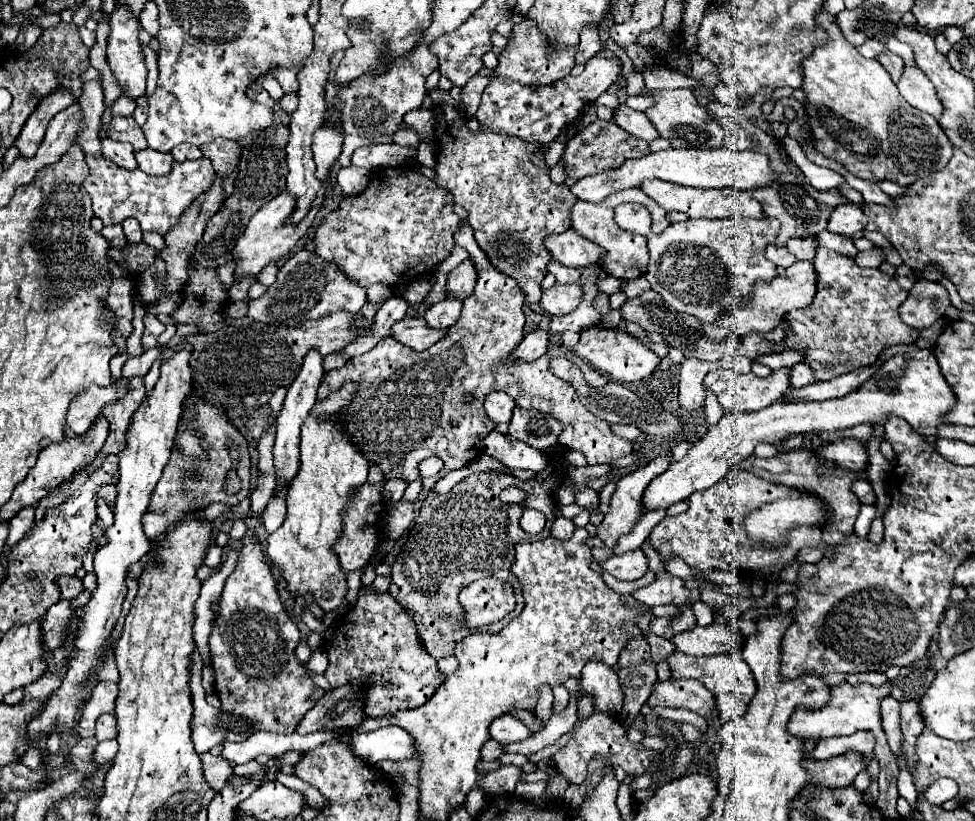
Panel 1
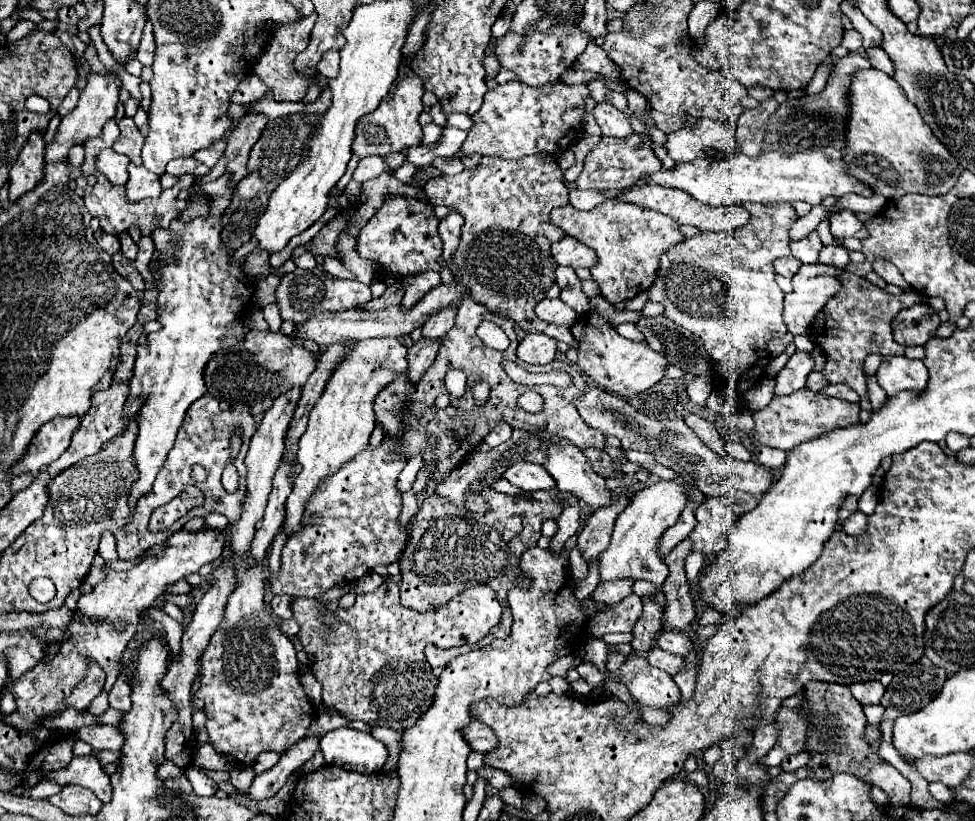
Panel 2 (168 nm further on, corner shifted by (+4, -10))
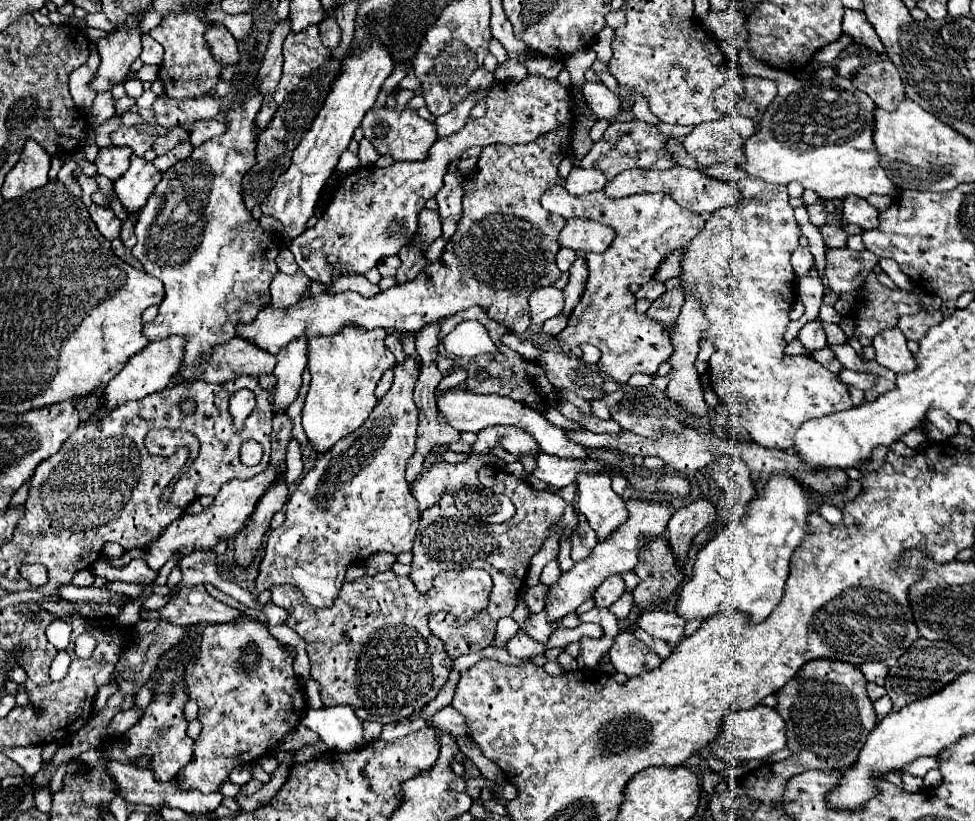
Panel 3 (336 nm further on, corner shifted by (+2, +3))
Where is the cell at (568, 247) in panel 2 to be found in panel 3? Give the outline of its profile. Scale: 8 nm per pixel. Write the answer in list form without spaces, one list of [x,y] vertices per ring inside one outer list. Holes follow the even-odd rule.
[[[568,219],[566,227],[558,235],[560,247],[582,249],[586,253],[602,253],[610,247],[614,231],[600,223],[590,223],[588,219]]]

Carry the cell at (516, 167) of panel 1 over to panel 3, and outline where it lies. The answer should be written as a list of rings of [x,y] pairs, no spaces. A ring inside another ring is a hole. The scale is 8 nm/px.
[[[566,127],[526,145],[484,147],[474,173],[468,177],[460,175],[464,183],[464,213],[456,233],[446,243],[440,259],[426,265],[416,279],[394,285],[374,297],[344,291],[306,297],[284,309],[268,305],[252,325],[240,327],[238,337],[250,339],[270,353],[278,353],[292,339],[336,335],[348,325],[362,331],[376,327],[420,331],[426,323],[440,321],[472,305],[486,307],[492,319],[516,333],[524,333],[530,327],[530,293],[552,285],[562,275],[556,267],[556,253],[560,249],[558,233],[566,225],[566,219],[544,211],[540,197],[546,189],[564,183],[558,165],[564,151],[570,151],[568,141]]]

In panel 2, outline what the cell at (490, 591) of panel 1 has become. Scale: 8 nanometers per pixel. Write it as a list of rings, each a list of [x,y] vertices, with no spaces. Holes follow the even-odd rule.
[[[384,580],[374,592],[356,596],[352,608],[336,608],[330,612],[318,600],[294,598],[292,614],[300,624],[298,638],[304,646],[304,652],[308,654],[308,668],[322,684],[324,706],[336,710],[348,720],[364,720],[370,726],[406,730],[414,726],[434,702],[438,678],[432,674],[432,668],[424,656],[426,644],[435,644],[443,649],[475,644],[490,632],[492,626],[500,622],[502,606],[490,586],[474,586],[462,590],[440,608],[416,612],[400,604],[398,584]]]

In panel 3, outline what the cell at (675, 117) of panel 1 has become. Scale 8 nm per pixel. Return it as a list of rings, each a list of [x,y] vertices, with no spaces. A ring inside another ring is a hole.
[[[724,113],[720,119],[716,121],[706,121],[694,127],[694,131],[690,135],[684,137],[682,145],[686,149],[688,155],[692,155],[700,165],[712,165],[712,163],[740,163],[740,159],[744,159],[744,151],[740,151],[740,147],[744,145],[744,139],[752,137],[756,133],[754,121],[738,115],[738,113]]]

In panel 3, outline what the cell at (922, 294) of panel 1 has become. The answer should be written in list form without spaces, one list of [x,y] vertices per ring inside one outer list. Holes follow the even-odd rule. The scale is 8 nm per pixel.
[[[922,309],[922,311],[914,313],[914,315],[900,317],[898,329],[906,335],[906,339],[920,341],[932,325],[938,325],[942,321],[942,317],[944,315],[940,311],[926,311],[926,309]]]

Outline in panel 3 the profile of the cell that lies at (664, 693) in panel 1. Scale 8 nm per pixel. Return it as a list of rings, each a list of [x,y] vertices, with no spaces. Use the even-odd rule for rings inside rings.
[[[632,631],[618,633],[608,655],[614,669],[628,677],[638,677],[644,671],[652,671],[662,665],[662,659],[648,645],[638,641]]]

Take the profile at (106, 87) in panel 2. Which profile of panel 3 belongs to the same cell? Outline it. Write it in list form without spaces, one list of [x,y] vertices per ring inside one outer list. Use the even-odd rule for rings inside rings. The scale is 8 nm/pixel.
[[[128,19],[128,23],[114,31],[114,35],[96,41],[100,67],[96,71],[96,77],[90,81],[90,87],[96,93],[110,91],[114,85],[126,81],[132,61],[140,57],[142,33],[138,31],[138,23],[140,19]]]

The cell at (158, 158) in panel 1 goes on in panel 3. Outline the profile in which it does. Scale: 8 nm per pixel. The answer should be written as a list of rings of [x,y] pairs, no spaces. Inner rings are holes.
[[[132,155],[128,171],[114,181],[114,189],[124,205],[124,209],[132,215],[134,211],[146,205],[146,199],[152,195],[156,183],[160,183],[160,171],[146,161],[144,157]]]

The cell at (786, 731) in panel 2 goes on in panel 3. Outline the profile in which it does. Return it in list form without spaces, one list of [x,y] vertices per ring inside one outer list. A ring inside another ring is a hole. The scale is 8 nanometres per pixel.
[[[756,705],[748,711],[736,711],[728,715],[720,731],[720,739],[712,741],[704,751],[700,751],[700,755],[706,759],[710,753],[714,753],[718,759],[724,761],[746,761],[746,759],[766,759],[784,747],[786,747],[786,723],[782,715],[776,711],[776,707]]]

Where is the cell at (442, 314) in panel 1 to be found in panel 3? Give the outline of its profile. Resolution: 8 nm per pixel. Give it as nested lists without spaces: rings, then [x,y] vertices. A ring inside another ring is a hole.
[[[406,355],[404,363],[394,367],[394,383],[390,391],[378,401],[372,415],[364,421],[356,433],[346,435],[332,451],[324,453],[320,461],[300,479],[294,493],[288,499],[286,521],[268,533],[264,559],[260,563],[260,573],[256,579],[256,589],[266,591],[274,585],[290,583],[298,587],[308,603],[314,607],[330,607],[344,583],[344,573],[348,565],[364,563],[372,553],[386,551],[398,555],[412,549],[412,541],[418,529],[420,509],[404,479],[406,463],[416,451],[416,427],[418,411],[414,403],[414,387],[420,375],[418,359]]]

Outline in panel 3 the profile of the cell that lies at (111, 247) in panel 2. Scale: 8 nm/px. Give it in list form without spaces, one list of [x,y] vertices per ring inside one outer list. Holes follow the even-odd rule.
[[[90,205],[90,217],[94,219],[98,231],[108,239],[116,239],[120,235],[120,227],[122,227],[122,221],[112,213],[112,209],[104,209],[104,207],[98,207],[98,205]]]

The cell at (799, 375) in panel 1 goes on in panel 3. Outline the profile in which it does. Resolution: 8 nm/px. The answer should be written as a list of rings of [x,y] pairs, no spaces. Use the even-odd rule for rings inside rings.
[[[826,347],[824,351],[816,351],[814,355],[812,355],[820,365],[824,365],[828,371],[832,371],[832,373],[840,373],[844,367],[840,365],[840,361],[832,355],[832,351]]]

